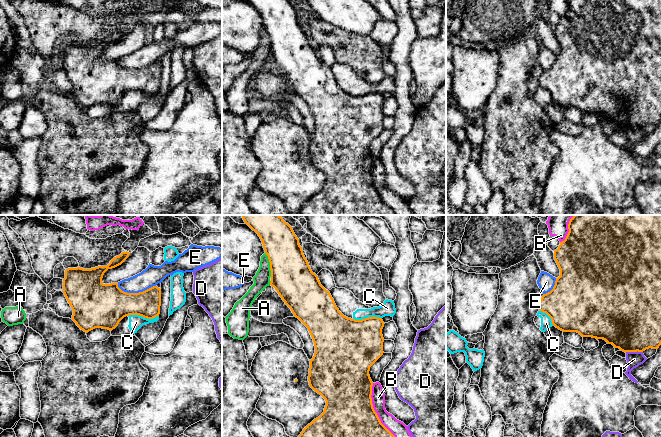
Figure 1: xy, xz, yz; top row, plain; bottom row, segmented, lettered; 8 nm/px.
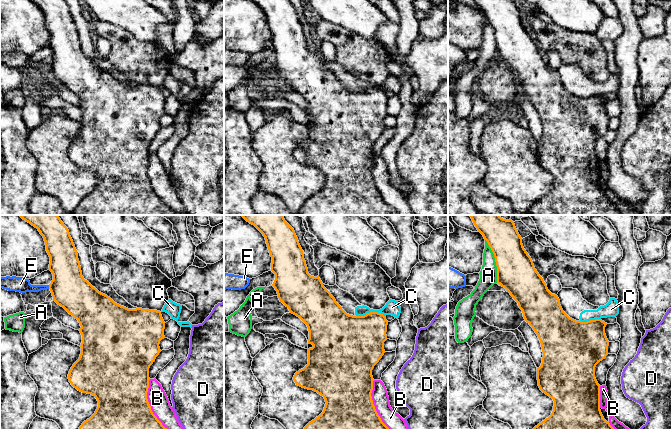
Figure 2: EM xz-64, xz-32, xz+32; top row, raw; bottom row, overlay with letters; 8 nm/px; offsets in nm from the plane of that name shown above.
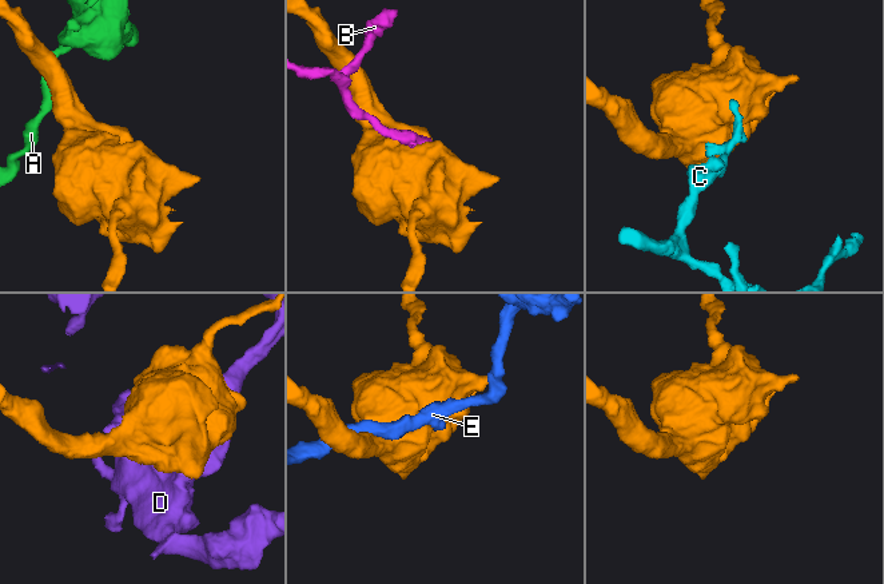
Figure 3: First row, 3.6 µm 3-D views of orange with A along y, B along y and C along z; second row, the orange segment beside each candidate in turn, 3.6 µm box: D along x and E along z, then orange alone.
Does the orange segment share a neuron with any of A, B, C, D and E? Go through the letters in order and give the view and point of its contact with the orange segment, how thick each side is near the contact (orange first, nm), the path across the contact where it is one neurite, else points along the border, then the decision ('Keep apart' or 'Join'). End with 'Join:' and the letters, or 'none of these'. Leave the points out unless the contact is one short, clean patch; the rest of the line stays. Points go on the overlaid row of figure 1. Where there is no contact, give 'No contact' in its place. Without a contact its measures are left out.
A: Touches orange at xz (270, 264). Thickness 340 nm (orange) against 130 nm. Keep apart
B: Touches orange at xz (374, 410). Thickness 400 nm (orange) against 120 nm. Keep apart
C: Touches orange at xy (143, 316). Thickness 260 nm (orange) against 110 nm. Boundary: xy (128, 315), (141, 315), (147, 318), (158, 316). Keep apart
D: Touches orange at yz (633, 351). Thickness 480 nm (orange) against 120 nm. Keep apart
E: Touches orange at xy (135, 293). Thickness 340 nm (orange) against 160 nm. Keep apart
Join: none of these

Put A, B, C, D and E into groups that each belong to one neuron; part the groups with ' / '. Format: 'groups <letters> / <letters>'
groups A / B / C / D / E

